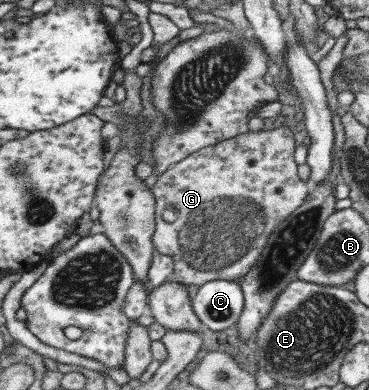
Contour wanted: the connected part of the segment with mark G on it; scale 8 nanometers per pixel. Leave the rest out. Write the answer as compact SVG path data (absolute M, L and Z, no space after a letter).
M287 127L273 128L268 131L246 131L232 138L217 142L212 146L202 147L200 150L186 155L178 162L167 166L157 176L157 181L152 186L151 193L155 200L154 218L155 229L151 236L152 246L160 254L173 258L172 280L184 286L194 285L200 287L202 284L212 280L241 281L250 271L255 260L259 257L262 247L266 244L267 236L280 224L294 209L297 209L305 199L309 191L309 183L301 180L296 175L296 163L293 159L294 139L292 132Z

